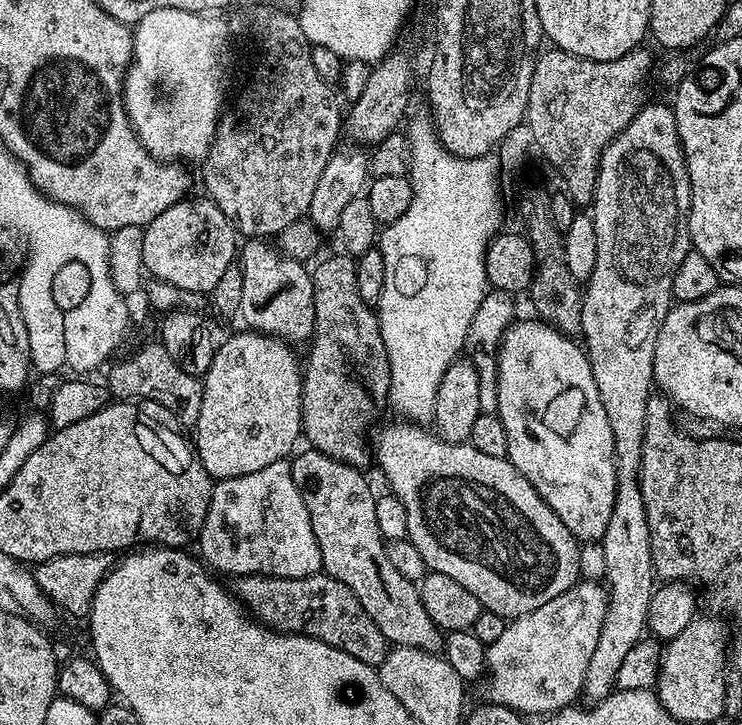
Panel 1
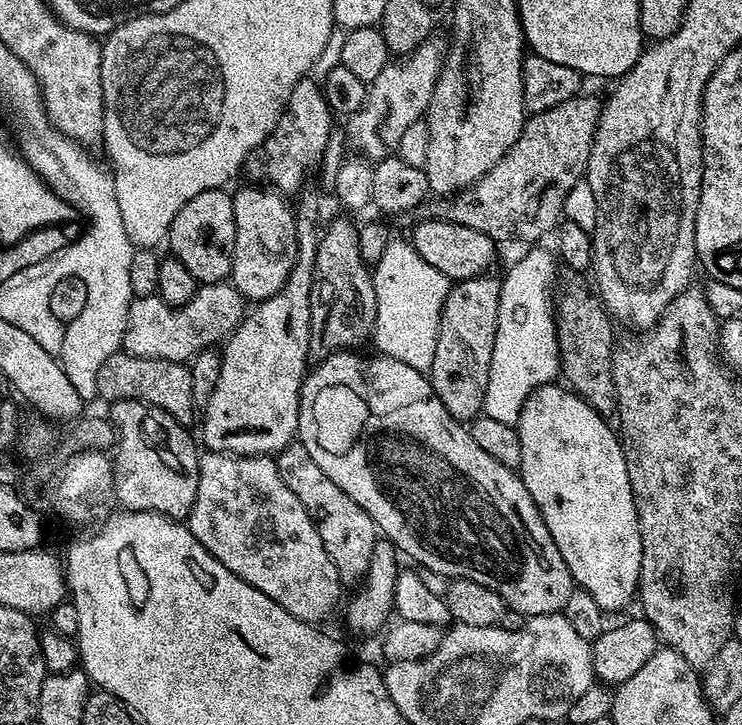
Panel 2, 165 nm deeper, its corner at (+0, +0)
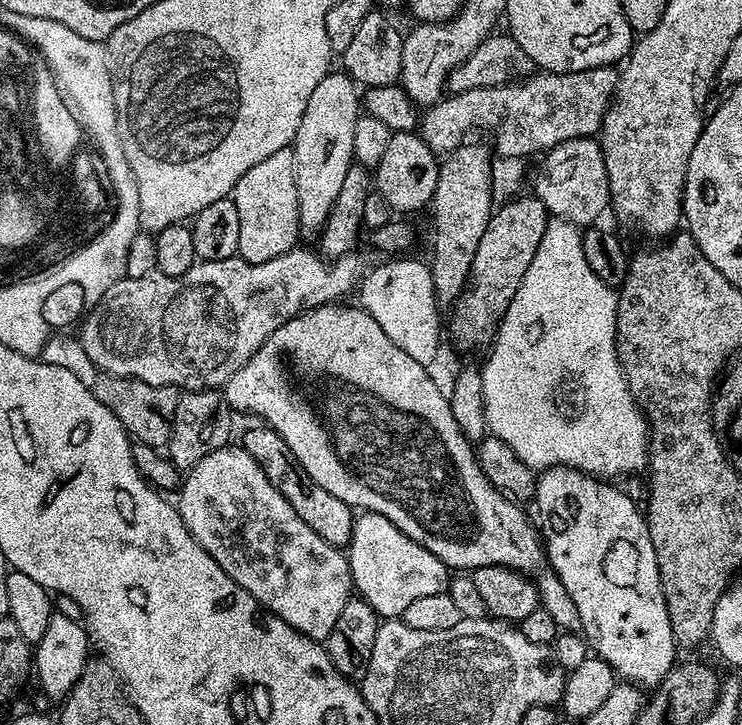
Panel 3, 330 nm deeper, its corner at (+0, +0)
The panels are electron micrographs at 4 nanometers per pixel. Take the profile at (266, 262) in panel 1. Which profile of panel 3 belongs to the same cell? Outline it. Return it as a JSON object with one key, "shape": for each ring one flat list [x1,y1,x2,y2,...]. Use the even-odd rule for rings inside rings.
{"shape":[[291,147,270,154,270,158,246,170,246,174,238,178,230,199,238,214,236,251,246,262,270,262,270,258,278,258,297,247,301,235,298,186,294,186,294,154]]}

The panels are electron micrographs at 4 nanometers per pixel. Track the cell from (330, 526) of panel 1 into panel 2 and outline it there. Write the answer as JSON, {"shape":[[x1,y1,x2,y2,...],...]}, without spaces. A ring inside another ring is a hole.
{"shape":[[288,444,275,453,274,459,278,474,282,474,282,482,286,482,286,486,298,494,298,502,306,506,310,518,316,523,318,538,322,538,322,546,326,546,326,554,330,554,330,562,334,562,338,570,341,585,355,585,363,581,370,566,370,550,378,538,378,529,370,514,366,514,366,510,362,510,362,506,358,506,358,502,354,502,354,498,350,498,342,486,334,486,334,482,326,478,322,466,310,458,310,450,306,450,304,444]]}

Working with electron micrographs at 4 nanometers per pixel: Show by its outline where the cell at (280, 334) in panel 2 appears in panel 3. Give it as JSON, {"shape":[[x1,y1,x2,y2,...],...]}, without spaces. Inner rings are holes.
{"shape":[[329,70,326,78,310,94,298,134,290,145,294,154,294,186,298,186,298,218,300,235,313,238,321,235,330,206,342,187,346,174,354,167,354,122,362,115,362,96,358,85,347,72]]}

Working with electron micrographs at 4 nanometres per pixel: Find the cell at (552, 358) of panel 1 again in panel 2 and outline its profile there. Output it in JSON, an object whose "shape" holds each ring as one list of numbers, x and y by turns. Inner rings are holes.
{"shape":[[559,383,544,384,540,388,535,388,528,395,526,402,522,406,520,416,516,419,515,429,518,434,518,442,522,442,522,462,518,469,520,480,526,486,526,490,530,490,530,498,534,498,534,502,538,506,538,510,542,514,542,522,546,522,546,530,550,530,550,538,554,538,554,546,558,546,558,554,562,554,562,562,566,562,566,566,572,575,572,583,576,588,586,590,586,594,590,594,590,598,594,598,594,602,598,602,598,606,605,614,612,612,620,612,628,603,635,601,638,596,640,586,640,567,642,566,642,534,638,526,638,514,634,506,634,494,630,490,630,474,626,470,626,458,624,457,624,446,620,442,617,429,612,428,605,417,600,416,576,392,569,390,567,387,561,386]]}

